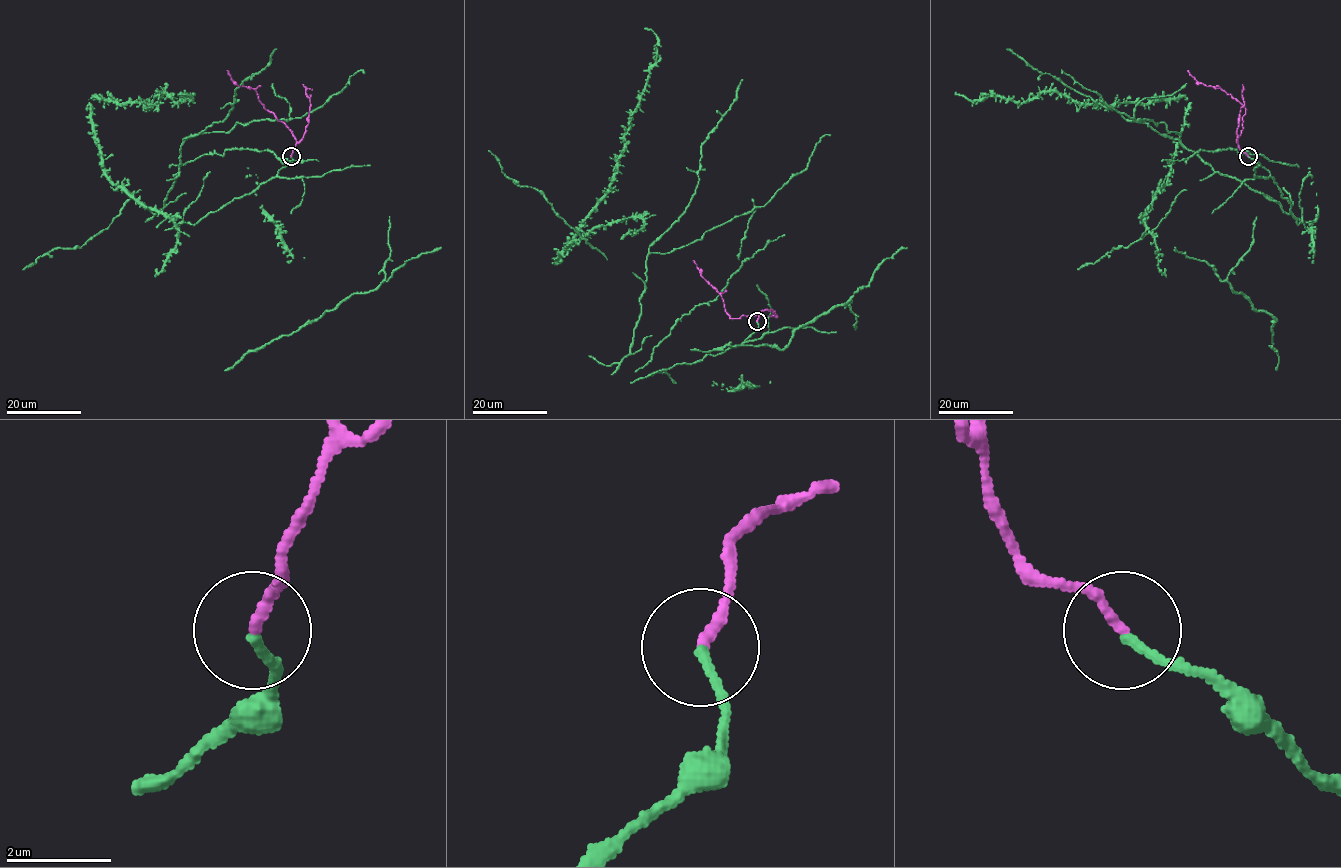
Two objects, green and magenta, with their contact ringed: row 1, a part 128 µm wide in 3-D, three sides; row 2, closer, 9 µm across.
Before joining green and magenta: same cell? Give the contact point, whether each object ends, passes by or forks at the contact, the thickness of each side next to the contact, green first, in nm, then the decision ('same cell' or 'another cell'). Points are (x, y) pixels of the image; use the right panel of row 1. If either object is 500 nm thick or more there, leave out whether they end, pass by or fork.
place (1248, 156); green ends; magenta ends; calibres 180 and 200 nm; same cell

